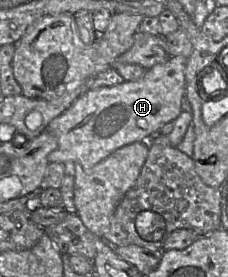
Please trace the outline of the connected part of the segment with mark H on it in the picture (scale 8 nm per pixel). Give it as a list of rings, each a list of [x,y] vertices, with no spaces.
[[[183,56],[170,57],[166,62],[156,64],[146,70],[143,76],[137,80],[90,89],[78,97],[46,128],[58,140],[58,147],[47,156],[48,163],[77,162],[83,168],[88,169],[107,158],[115,150],[134,142],[143,141],[166,123],[173,122],[181,112],[182,102],[186,94],[185,69],[187,61],[188,58]]]

